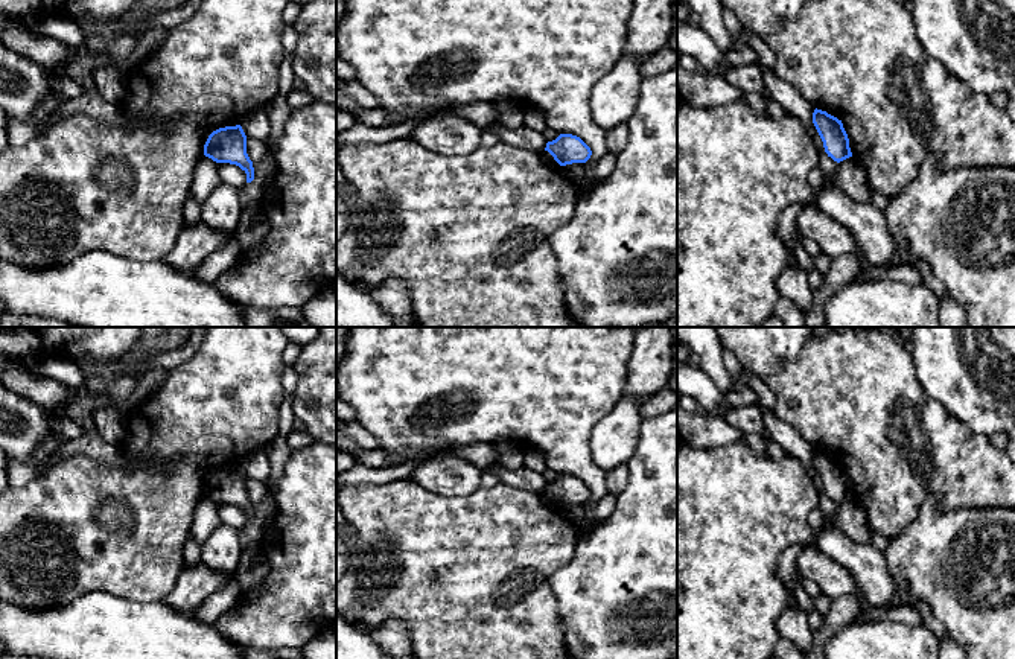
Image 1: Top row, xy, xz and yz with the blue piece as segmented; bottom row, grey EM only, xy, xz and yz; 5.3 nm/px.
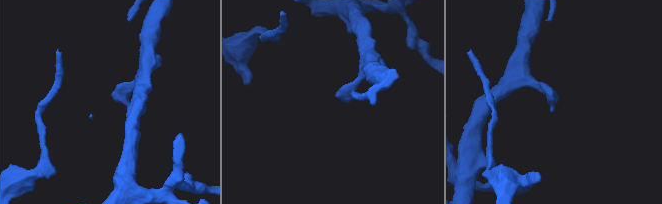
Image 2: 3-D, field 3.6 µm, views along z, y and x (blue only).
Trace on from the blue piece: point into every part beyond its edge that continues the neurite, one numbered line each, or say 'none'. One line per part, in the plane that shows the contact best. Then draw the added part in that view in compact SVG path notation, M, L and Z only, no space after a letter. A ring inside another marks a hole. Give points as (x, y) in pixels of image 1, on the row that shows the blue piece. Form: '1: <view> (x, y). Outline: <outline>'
none

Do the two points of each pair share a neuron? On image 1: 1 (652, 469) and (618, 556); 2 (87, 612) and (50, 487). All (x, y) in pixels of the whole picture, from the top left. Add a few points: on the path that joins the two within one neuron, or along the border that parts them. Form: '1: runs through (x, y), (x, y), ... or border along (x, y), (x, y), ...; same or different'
1: runs through (652, 490), (652, 522), (639, 534); same
2: border along (119, 595), (89, 591), (49, 609); different

